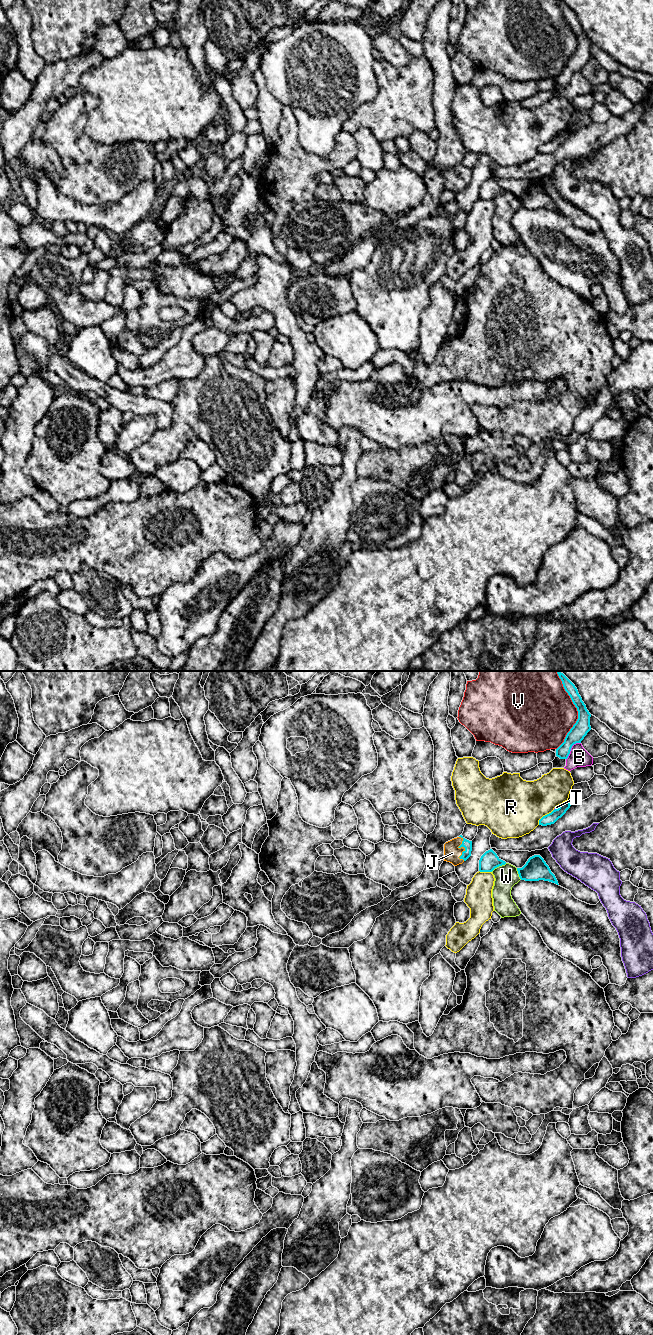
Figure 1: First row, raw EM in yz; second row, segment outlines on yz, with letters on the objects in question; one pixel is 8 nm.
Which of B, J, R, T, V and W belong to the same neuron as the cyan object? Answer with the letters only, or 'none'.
J

